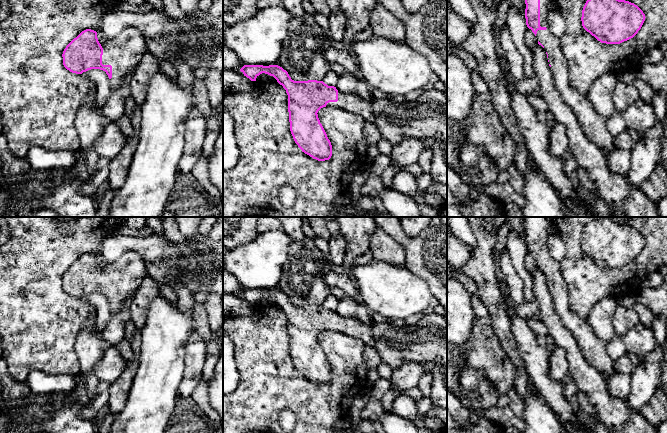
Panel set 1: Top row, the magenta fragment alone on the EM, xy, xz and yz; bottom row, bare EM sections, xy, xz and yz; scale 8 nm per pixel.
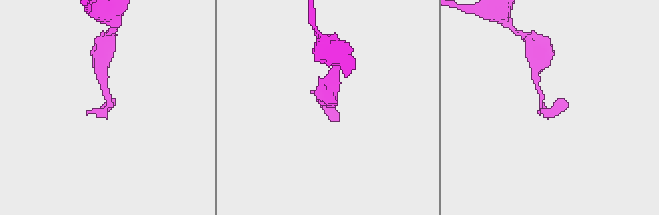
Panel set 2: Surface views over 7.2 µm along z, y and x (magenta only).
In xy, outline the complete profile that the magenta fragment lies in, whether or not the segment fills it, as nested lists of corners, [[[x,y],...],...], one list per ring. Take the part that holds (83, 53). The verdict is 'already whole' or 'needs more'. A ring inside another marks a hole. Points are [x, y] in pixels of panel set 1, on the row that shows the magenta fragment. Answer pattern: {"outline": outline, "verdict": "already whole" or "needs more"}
{"outline": [[[125,28],[104,44],[99,43],[96,31],[86,29],[66,46],[62,57],[64,67],[72,73],[82,74],[91,69],[105,71],[110,79],[111,90],[115,90],[121,85],[123,77],[135,73],[147,52],[145,38],[137,28]]], "verdict": "needs more"}

